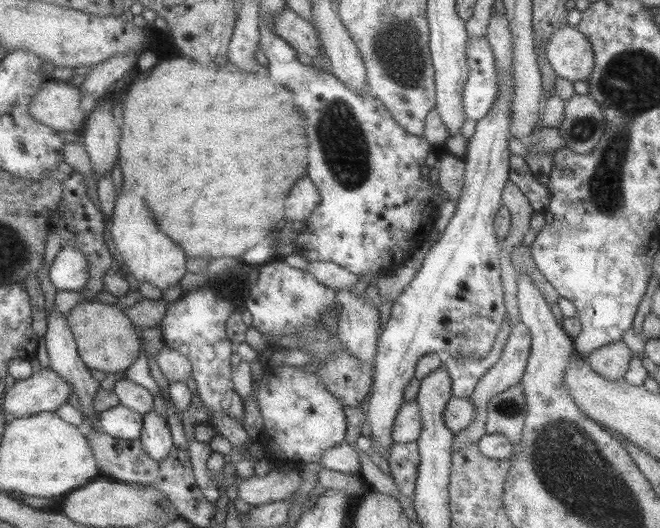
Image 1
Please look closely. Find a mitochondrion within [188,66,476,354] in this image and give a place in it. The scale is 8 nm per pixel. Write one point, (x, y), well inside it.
(344, 146)

